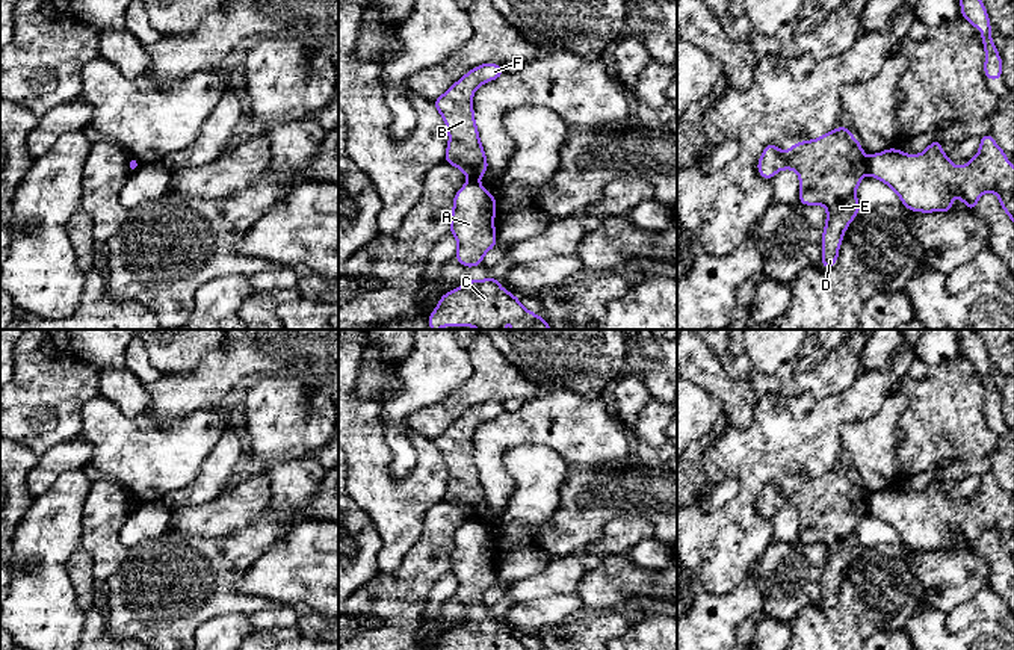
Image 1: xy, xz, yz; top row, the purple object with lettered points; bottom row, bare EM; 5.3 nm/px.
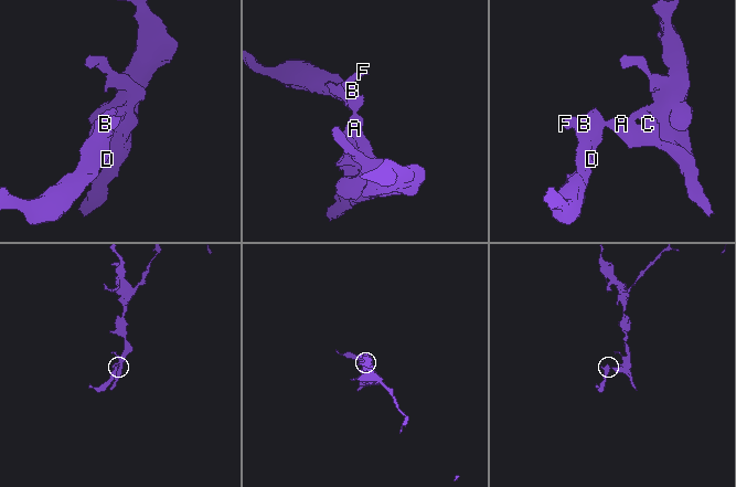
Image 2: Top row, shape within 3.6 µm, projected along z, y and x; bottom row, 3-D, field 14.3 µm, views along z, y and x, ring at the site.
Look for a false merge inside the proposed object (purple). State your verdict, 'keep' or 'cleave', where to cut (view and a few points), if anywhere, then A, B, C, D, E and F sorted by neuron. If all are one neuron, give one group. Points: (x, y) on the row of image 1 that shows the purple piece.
cleave | yz (865, 162), (868, 171) | A C / B D E F

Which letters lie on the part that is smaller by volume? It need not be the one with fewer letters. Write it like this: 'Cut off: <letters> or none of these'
Cut off: B, D, E, F

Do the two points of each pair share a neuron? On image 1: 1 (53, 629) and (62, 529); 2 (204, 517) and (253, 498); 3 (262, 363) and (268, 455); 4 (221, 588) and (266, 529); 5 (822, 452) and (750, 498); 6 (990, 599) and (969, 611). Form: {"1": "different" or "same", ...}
{"1": "same", "2": "same", "3": "different", "4": "same", "5": "same", "6": "same"}

